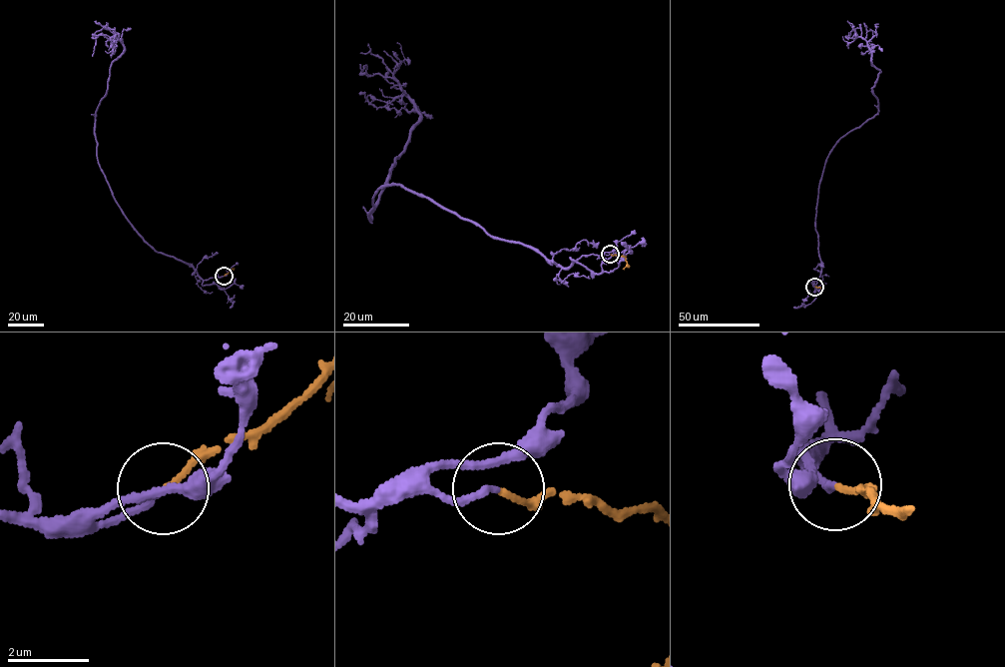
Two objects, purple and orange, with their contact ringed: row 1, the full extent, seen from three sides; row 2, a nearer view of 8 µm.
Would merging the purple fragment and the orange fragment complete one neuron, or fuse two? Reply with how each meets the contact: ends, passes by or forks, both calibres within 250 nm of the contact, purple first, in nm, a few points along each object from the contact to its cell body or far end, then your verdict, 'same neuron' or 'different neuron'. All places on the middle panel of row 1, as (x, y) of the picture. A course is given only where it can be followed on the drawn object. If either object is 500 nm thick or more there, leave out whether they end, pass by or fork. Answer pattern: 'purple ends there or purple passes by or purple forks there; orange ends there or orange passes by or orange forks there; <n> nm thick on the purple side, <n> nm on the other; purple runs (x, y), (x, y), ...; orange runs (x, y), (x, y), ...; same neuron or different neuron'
purple ends there; orange ends there; 140 nm thick on the purple side, 130 nm on the other; purple runs (611, 255), (564, 268), (394, 183), (373, 197), (370, 220), (419, 118), (392, 78), (359, 64); orange runs (611, 255), (625, 257), (623, 269); same neuron

